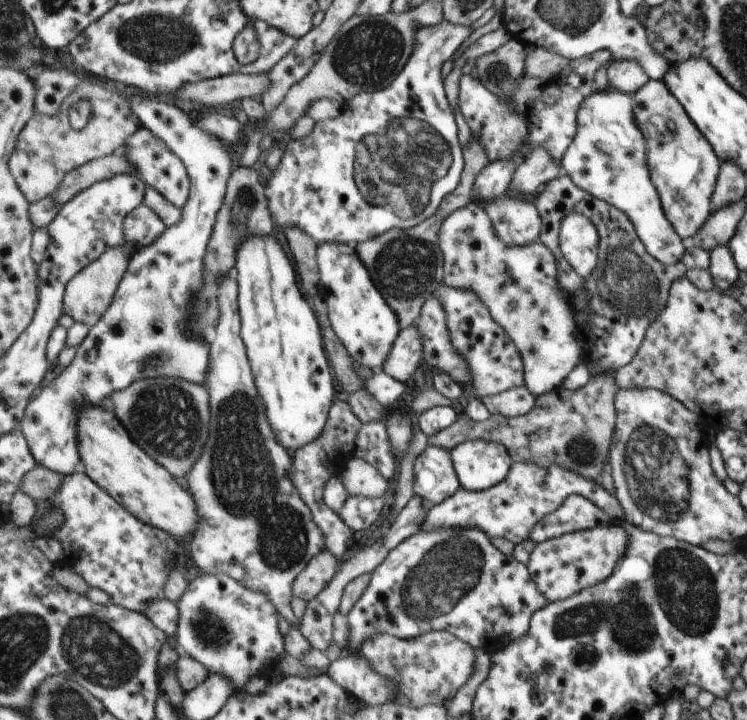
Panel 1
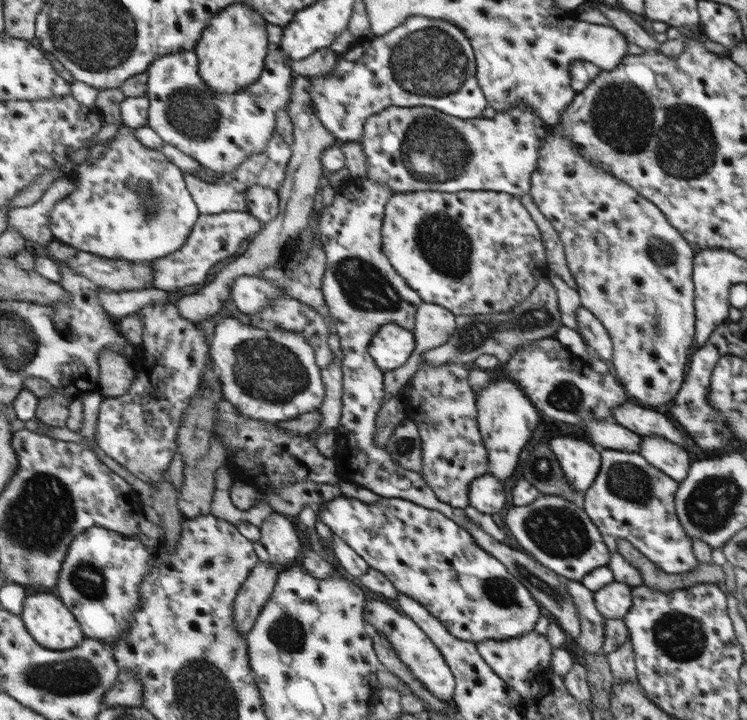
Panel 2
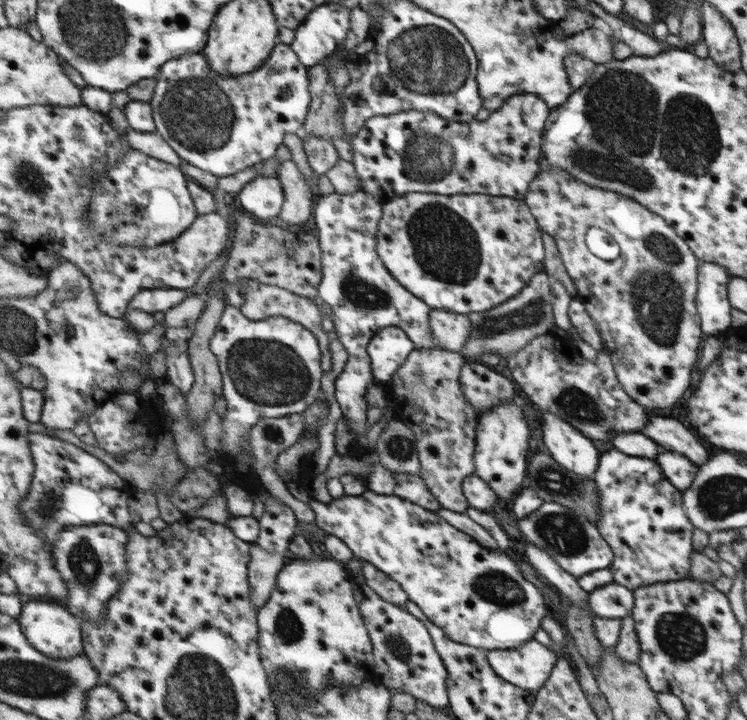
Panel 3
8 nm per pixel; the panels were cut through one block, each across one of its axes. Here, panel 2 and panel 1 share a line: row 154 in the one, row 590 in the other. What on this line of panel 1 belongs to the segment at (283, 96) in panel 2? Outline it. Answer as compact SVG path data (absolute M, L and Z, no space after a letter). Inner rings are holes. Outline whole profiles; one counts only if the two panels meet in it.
M206 575L191 578L187 591L176 603L179 608L177 631L172 638L174 645L181 654L186 654L201 662L207 668L207 674L220 673L235 684L236 691L244 691L243 686L249 678L261 674L268 663L278 661L284 644L280 628L276 628L274 605L266 594L260 591L251 591L242 586L236 579L228 575Z

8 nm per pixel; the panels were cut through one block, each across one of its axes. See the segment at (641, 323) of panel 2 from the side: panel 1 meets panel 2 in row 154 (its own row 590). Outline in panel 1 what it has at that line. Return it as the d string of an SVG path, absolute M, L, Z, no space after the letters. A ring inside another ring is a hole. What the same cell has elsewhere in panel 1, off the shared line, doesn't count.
M612 523L545 540L531 552L529 573L550 603L570 598L605 581L613 573L628 552L629 536L620 523Z

